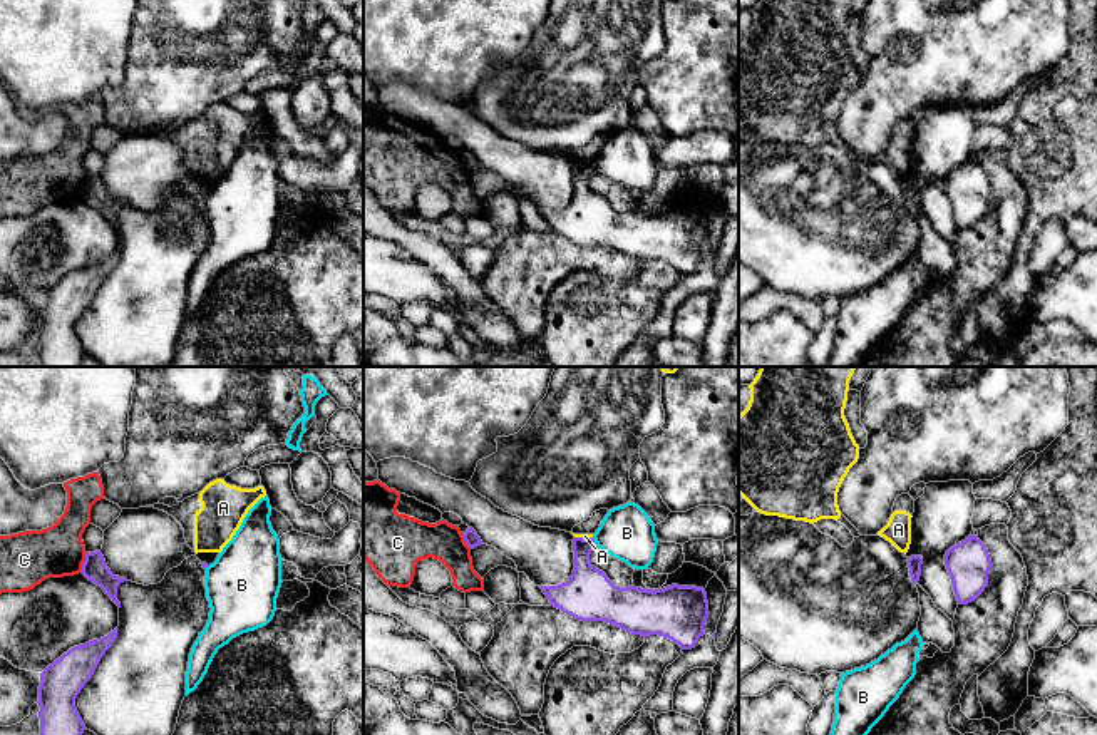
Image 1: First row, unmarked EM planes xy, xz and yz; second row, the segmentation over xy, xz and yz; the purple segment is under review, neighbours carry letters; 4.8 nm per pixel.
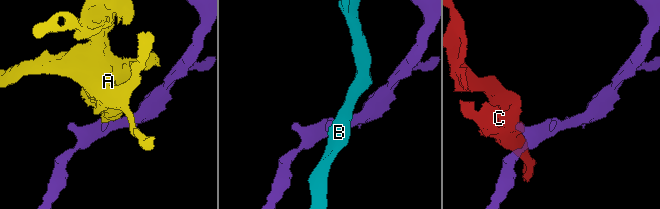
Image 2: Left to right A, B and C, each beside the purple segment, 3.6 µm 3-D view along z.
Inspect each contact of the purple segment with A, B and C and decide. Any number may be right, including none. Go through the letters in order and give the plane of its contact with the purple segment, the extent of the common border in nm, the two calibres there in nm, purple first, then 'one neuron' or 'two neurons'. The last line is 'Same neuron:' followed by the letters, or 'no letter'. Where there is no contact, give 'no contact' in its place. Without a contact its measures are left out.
A: meets purple in xz; contact 90 nm long; 200 nm thick on the purple side, 30 nm on the other; two neurons
B: meets purple in xz; contact 50 nm long; 240 nm thick on the purple side, 260 nm on the other; two neurons
C: meets purple in xy; contact 100 nm long; 120 nm thick on the purple side, 260 nm on the other; two neurons
Same neuron: no letter

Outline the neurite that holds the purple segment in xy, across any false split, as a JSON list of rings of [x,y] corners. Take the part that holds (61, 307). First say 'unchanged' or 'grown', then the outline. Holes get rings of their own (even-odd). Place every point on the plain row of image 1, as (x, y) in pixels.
unchanged | [[[117,253],[100,265],[70,273],[40,298],[39,367],[82,365],[85,350],[75,333],[75,323],[116,263]]]

